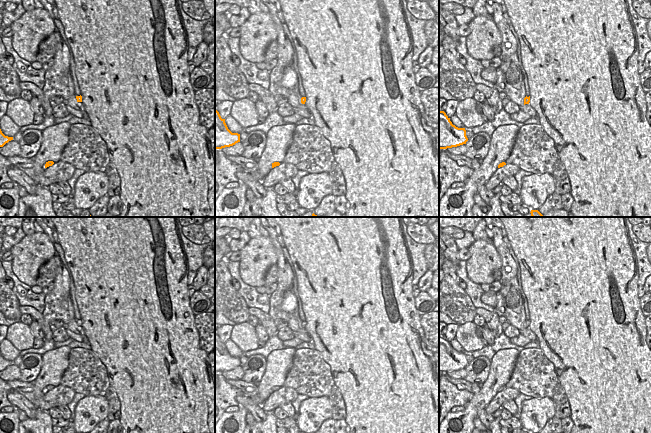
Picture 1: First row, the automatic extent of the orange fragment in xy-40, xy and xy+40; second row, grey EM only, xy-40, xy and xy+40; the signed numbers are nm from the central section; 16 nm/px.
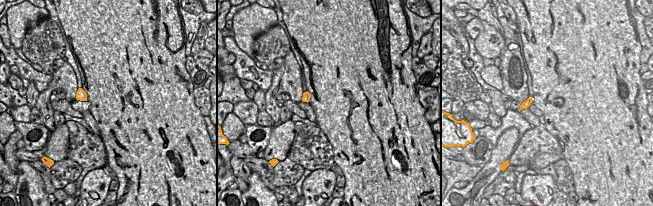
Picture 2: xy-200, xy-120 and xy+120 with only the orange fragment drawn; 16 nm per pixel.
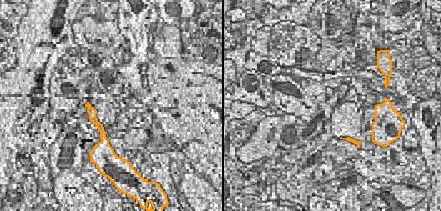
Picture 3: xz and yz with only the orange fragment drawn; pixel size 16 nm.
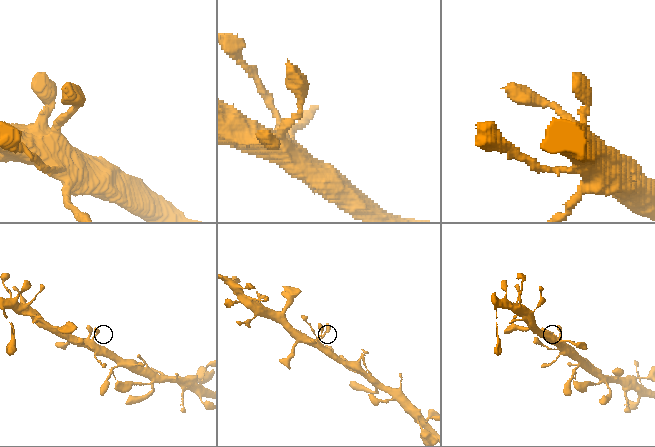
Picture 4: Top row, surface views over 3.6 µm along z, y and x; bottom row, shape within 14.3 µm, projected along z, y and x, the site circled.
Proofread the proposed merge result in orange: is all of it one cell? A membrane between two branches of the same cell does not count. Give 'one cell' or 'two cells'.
one cell

